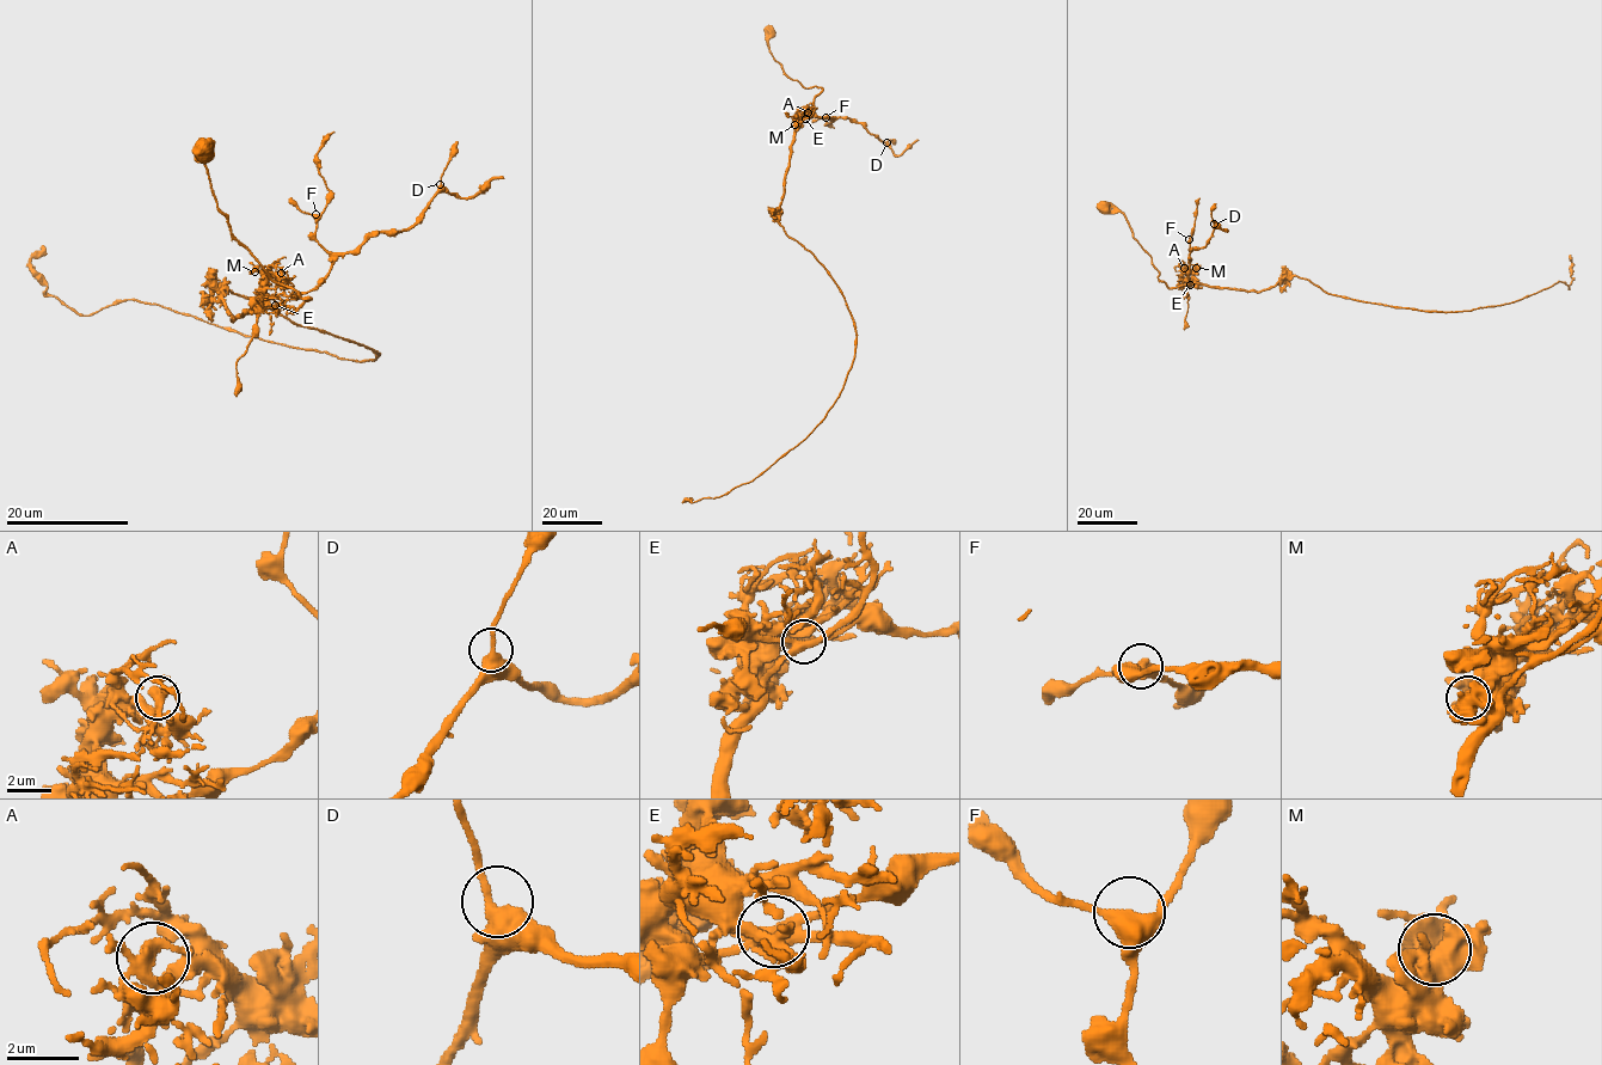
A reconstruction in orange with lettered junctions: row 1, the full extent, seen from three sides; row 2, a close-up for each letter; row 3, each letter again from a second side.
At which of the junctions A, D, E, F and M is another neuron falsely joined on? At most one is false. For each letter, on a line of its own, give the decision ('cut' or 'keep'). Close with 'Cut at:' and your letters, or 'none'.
A: keep
D: keep
E: cut
F: keep
M: keep
Cut at: E

